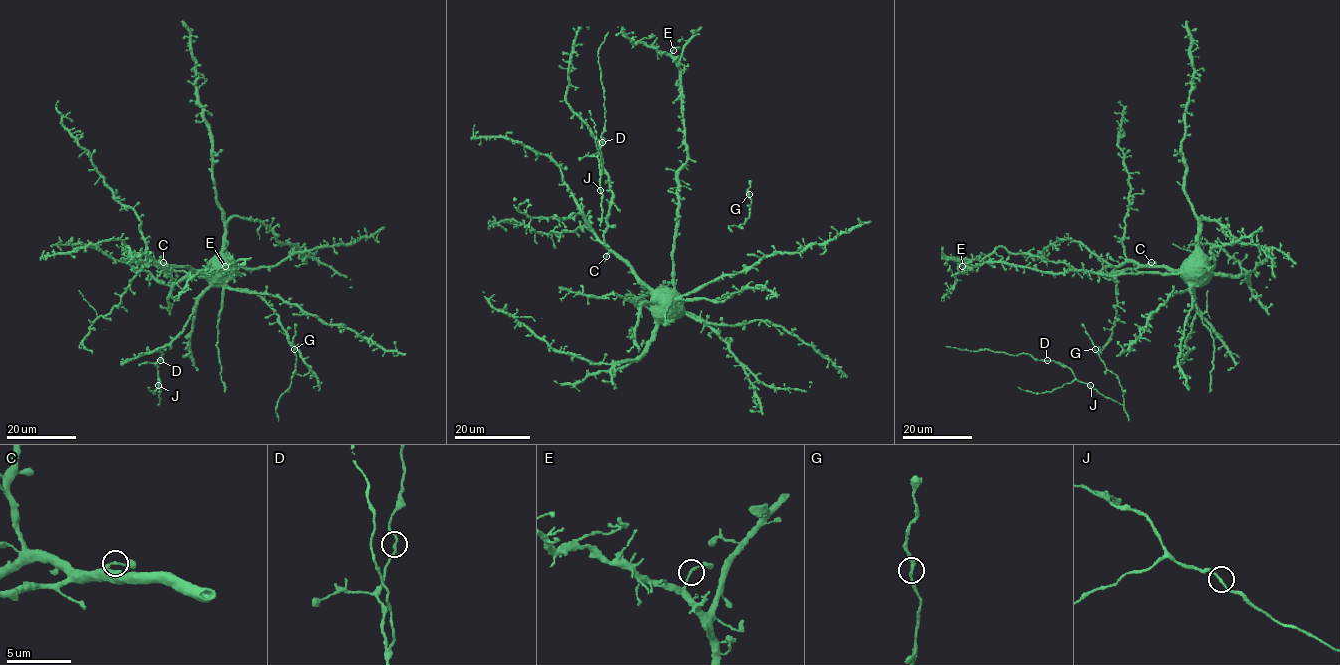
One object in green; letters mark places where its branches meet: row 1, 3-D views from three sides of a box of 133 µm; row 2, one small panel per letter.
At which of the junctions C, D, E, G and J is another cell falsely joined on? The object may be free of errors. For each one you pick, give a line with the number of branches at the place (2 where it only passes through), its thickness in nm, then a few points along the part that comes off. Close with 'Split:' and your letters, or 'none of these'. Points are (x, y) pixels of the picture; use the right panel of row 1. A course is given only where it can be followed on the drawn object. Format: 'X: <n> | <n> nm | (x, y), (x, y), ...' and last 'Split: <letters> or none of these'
Split: none of these

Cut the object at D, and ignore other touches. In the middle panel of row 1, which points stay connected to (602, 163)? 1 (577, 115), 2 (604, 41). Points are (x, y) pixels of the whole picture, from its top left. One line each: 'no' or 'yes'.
1: yes
2: no

